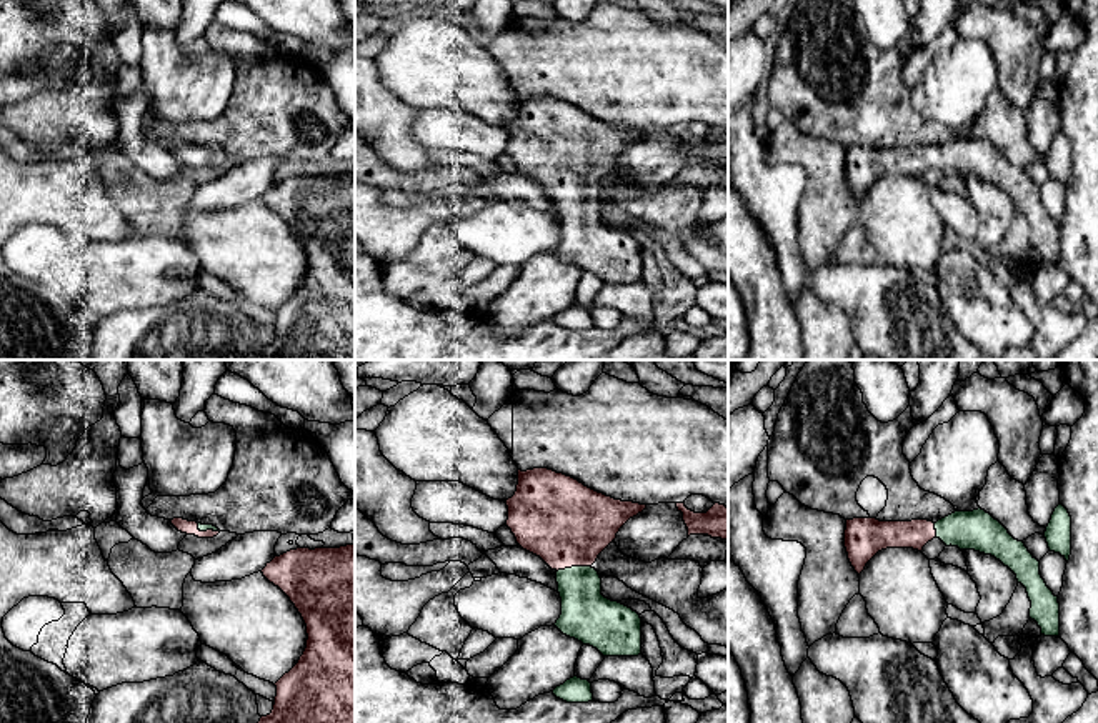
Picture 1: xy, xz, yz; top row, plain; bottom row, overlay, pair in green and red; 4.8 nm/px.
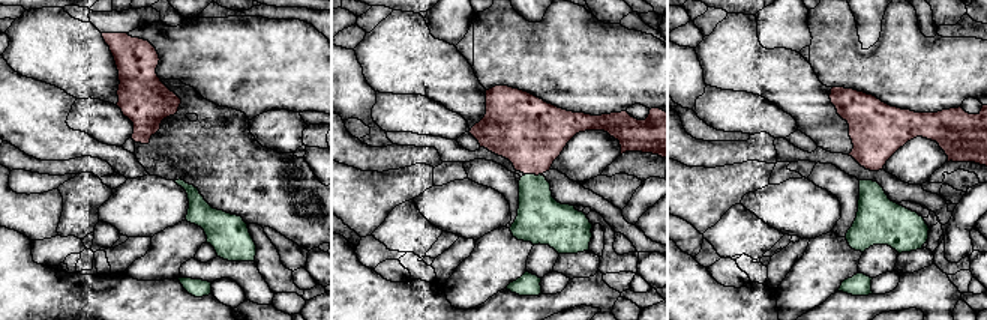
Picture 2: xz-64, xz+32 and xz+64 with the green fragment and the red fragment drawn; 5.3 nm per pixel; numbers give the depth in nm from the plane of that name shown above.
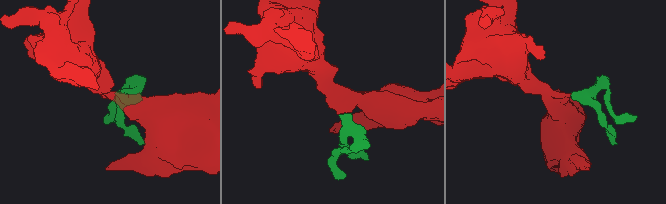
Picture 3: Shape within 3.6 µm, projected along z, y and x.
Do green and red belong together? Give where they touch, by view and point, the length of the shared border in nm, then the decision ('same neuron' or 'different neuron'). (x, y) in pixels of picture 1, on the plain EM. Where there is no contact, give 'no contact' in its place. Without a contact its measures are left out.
xz (573, 194) | 170 nm | same neuron

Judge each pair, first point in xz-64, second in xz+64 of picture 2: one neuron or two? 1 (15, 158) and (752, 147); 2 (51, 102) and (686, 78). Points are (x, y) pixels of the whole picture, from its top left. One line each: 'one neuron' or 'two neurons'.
1: one neuron
2: one neuron

